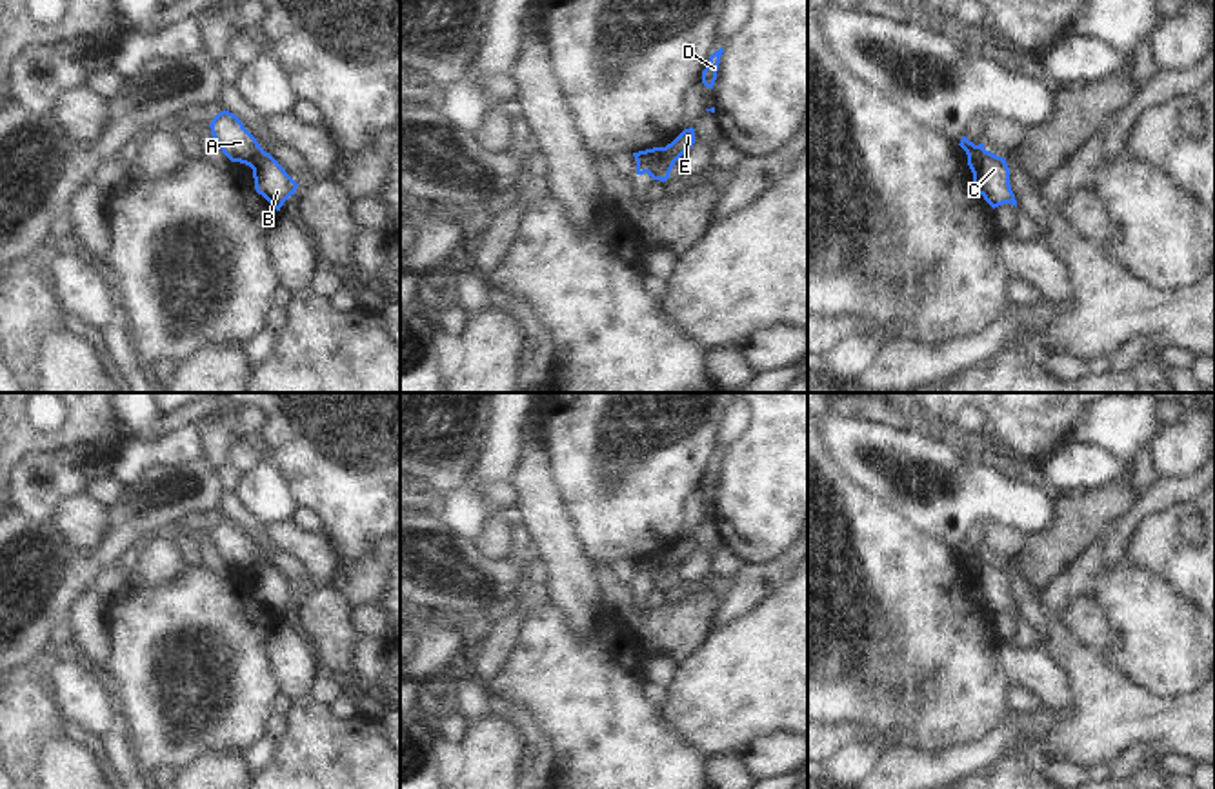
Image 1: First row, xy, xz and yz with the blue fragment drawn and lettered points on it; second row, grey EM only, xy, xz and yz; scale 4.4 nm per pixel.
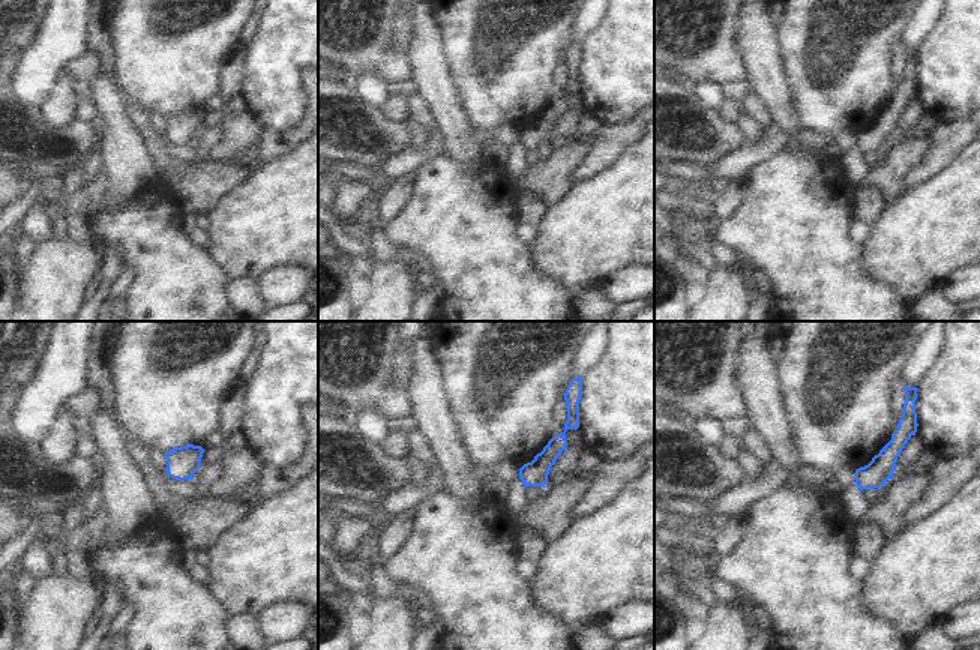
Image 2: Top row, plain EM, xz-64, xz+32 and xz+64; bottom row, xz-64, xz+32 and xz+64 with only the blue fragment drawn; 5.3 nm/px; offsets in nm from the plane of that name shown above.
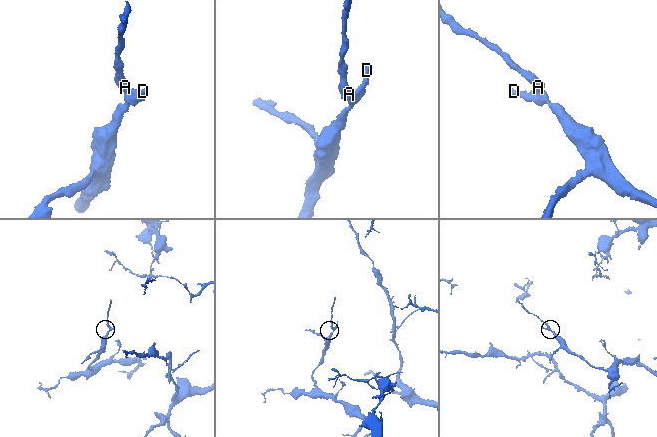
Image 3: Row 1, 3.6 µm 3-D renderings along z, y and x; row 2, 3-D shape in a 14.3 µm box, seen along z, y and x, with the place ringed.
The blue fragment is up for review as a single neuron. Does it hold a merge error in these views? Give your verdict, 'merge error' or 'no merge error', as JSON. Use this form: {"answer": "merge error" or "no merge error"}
{"answer": "merge error"}

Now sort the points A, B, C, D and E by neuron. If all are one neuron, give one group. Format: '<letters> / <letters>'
A / B C D E

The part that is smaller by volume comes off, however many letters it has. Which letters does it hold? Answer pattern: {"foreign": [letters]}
{"foreign": ["A"]}

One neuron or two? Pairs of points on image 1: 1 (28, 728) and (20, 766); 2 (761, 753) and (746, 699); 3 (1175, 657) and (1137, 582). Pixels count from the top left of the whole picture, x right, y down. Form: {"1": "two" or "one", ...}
{"1": "one", "2": "two", "3": "one"}

